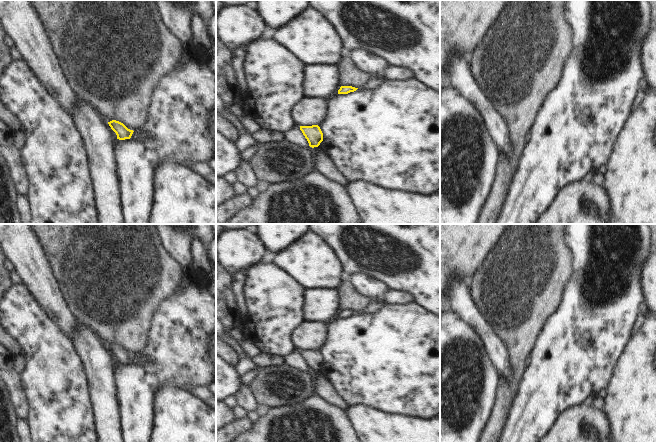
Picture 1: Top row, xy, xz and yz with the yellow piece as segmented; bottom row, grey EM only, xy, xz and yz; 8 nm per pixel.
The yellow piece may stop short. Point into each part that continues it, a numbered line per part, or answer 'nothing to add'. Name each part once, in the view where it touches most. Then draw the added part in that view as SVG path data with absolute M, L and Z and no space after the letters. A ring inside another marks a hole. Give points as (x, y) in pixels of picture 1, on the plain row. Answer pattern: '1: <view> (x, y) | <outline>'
1: xy (138, 359) | M136 356L131 360L132 364L142 364L144 362L151 362L151 361L152 359L146 356Z

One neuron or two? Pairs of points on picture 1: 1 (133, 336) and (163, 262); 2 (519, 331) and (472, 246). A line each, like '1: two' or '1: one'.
1: one
2: two

